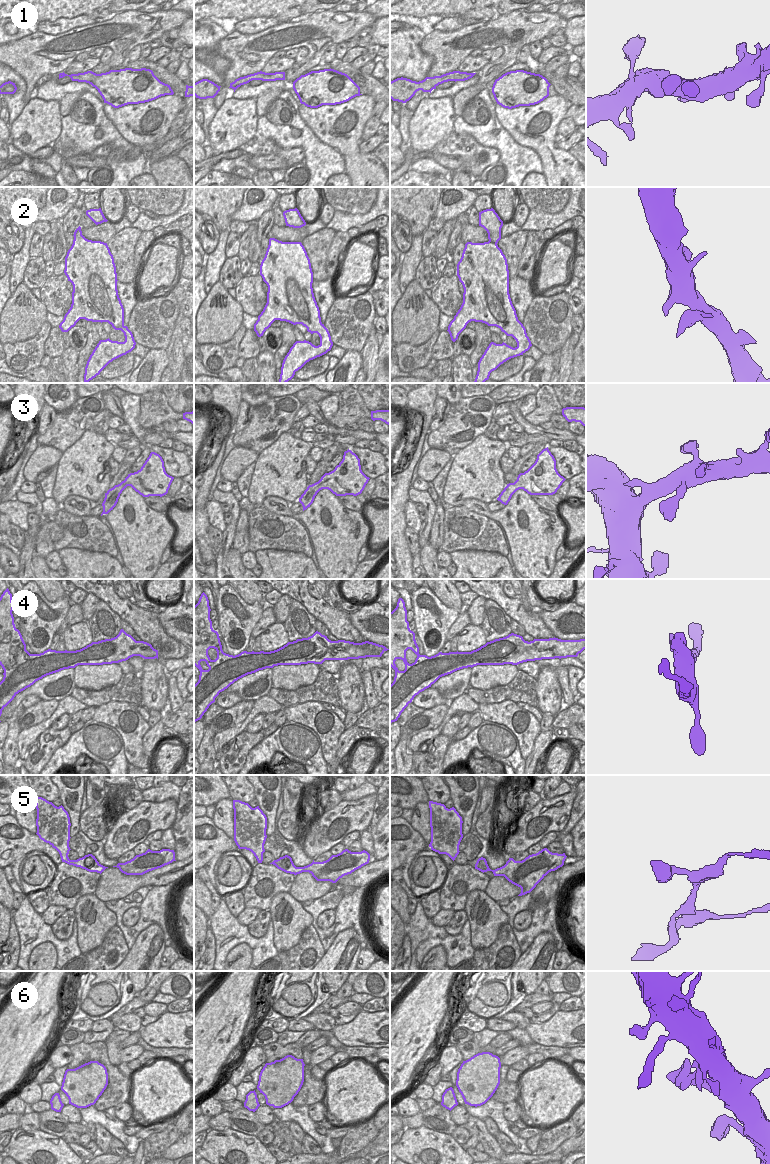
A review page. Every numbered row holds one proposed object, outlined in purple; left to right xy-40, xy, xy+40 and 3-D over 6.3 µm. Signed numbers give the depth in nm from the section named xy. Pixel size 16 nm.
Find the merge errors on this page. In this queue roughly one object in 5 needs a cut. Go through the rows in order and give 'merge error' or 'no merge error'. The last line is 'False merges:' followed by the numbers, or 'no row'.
1: no merge error
2: no merge error
3: no merge error
4: no merge error
5: no merge error
6: no merge error
False merges: no row

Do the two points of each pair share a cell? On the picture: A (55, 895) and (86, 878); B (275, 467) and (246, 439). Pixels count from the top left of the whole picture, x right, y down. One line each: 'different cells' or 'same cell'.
A: same cell
B: different cells

